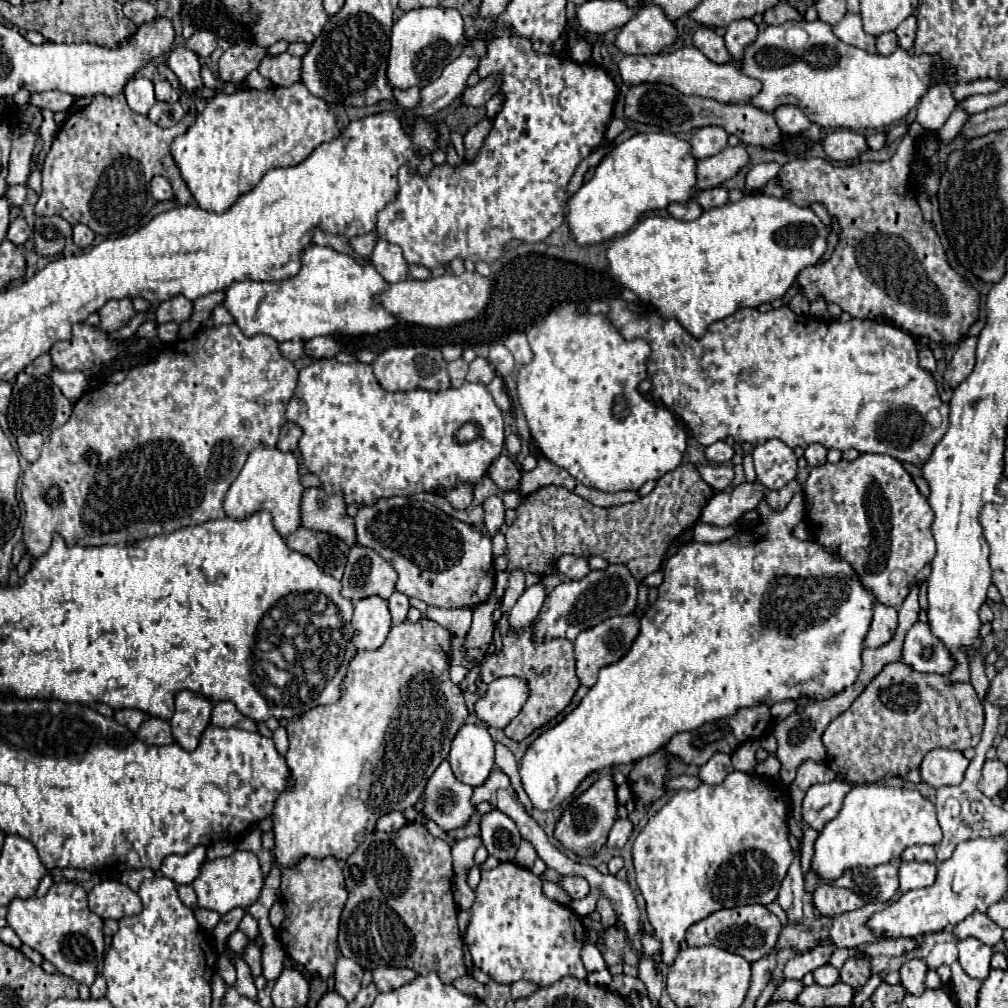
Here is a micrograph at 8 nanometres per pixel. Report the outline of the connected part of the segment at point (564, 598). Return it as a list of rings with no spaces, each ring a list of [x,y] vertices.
[[[609,565],[605,571],[591,571],[579,581],[567,581],[557,585],[547,597],[533,623],[533,641],[543,643],[547,639],[565,637],[575,641],[575,637],[595,627],[597,623],[611,619],[613,615],[629,615],[637,603],[637,581],[631,577],[625,565]]]

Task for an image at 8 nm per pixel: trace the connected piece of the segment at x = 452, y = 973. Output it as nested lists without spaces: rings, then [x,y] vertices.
[[[407,823],[395,833],[373,831],[349,855],[343,875],[349,899],[341,913],[339,949],[345,957],[371,971],[377,967],[409,967],[417,975],[435,971],[443,983],[453,983],[467,975],[453,901],[453,859],[445,841],[433,837],[421,823]]]

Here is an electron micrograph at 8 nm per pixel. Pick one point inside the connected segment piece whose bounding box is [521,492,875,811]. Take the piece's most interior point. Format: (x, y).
(762, 617)

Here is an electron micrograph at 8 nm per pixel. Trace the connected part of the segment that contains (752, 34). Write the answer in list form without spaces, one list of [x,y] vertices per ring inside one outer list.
[[[737,19],[727,27],[725,45],[735,61],[741,59],[743,49],[757,37],[757,25],[751,19]]]

